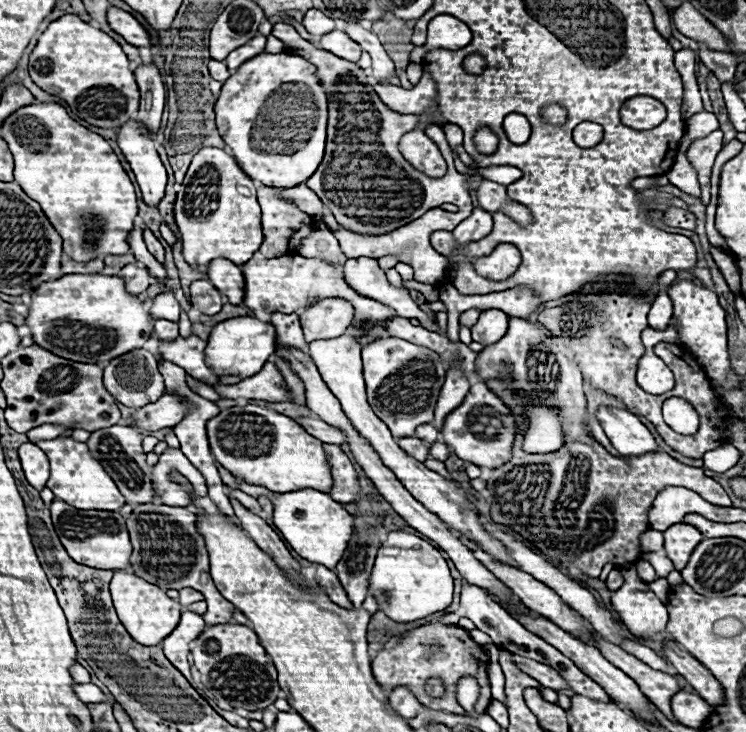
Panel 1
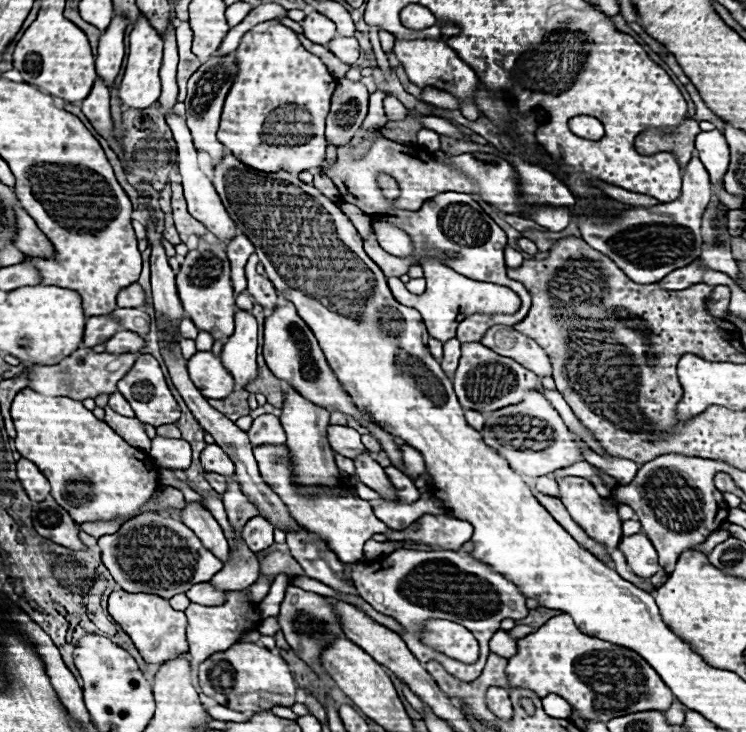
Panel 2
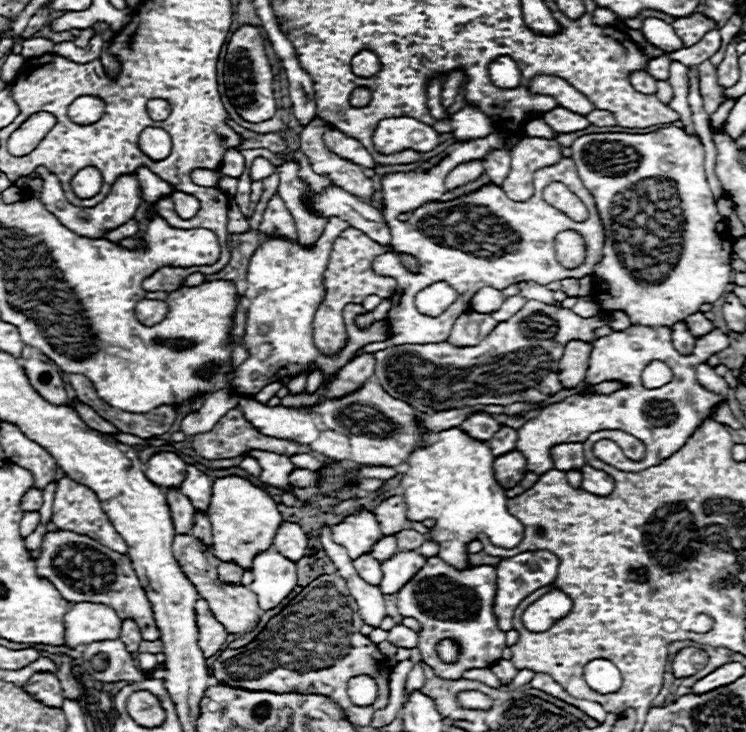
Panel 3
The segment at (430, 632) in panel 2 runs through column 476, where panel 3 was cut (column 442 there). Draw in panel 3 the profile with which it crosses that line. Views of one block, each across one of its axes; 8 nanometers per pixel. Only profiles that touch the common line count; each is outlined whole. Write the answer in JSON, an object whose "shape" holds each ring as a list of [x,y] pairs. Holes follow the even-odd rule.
{"shape":[[[442,640],[442,644],[438,644],[438,654],[442,656],[442,660],[454,660],[456,656],[456,646],[452,640]]]}

